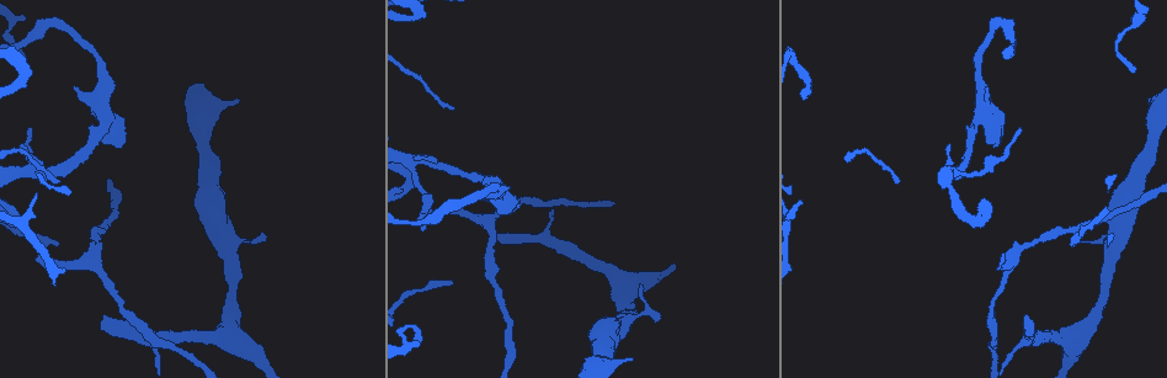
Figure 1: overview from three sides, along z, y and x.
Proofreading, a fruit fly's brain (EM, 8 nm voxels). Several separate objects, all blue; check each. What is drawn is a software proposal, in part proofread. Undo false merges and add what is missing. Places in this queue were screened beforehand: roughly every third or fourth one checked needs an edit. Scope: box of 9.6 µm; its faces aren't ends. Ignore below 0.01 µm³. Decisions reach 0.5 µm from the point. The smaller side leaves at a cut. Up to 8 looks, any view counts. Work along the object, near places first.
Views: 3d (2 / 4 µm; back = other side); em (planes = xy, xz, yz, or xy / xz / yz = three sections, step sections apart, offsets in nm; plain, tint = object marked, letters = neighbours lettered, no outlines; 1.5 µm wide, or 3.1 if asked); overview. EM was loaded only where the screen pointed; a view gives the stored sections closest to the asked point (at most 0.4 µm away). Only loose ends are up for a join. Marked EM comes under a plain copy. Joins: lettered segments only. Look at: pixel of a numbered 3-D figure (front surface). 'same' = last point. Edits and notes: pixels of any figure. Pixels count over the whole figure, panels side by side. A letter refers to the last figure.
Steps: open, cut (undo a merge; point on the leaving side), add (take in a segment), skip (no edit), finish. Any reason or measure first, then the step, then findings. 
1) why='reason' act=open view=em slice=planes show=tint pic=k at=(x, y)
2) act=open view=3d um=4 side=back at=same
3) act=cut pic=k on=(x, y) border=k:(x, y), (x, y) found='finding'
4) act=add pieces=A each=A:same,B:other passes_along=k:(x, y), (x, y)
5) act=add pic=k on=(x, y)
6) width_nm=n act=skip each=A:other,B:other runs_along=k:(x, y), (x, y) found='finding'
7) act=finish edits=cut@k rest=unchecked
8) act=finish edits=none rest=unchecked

why='an open end' act=open view=3d um=2 pic=1 at=(28, 128)

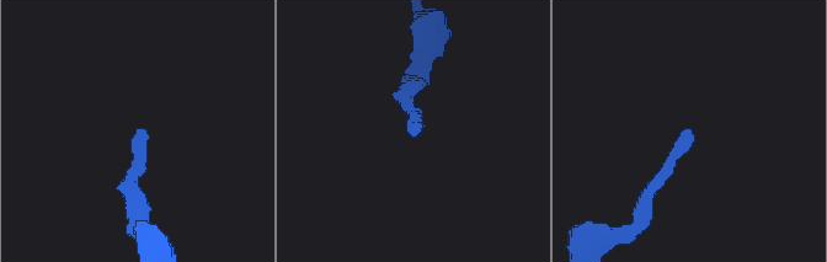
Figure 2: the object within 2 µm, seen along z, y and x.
why='now the EM' act=open view=em slice=planes show=letters pic=2 at=(140, 129)

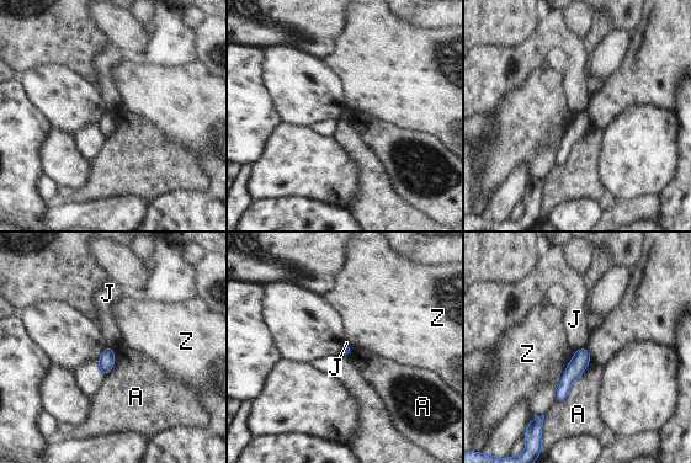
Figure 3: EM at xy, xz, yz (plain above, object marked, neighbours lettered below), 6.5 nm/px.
longest_contact=A:380nm act=skip each=A:other,J:other,Z:other found='no lettered segment goes on from it'

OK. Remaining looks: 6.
why='branch stops here' act=open view=em slice=xy step=8 show=tint pic=1 at=(1003, 254)

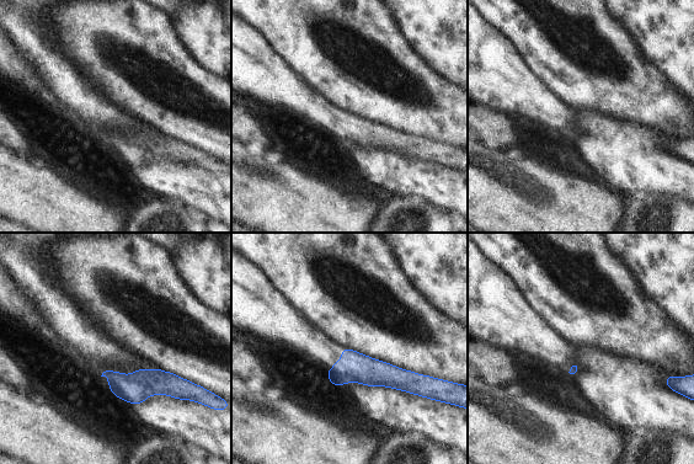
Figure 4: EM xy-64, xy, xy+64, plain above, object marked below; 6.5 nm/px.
why='another direction' act=open view=em slice=planes show=letters at=same

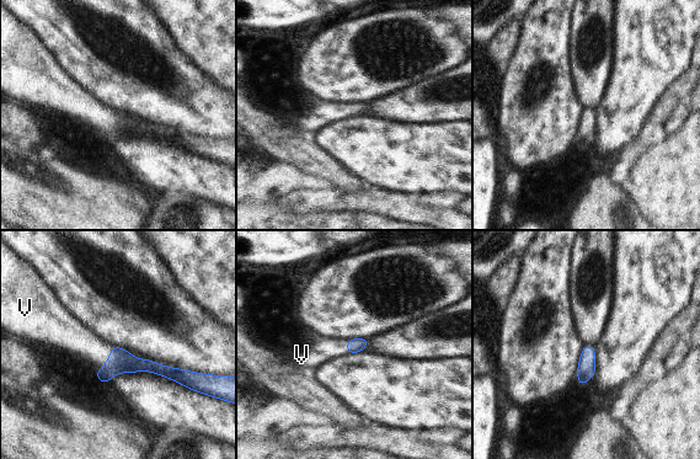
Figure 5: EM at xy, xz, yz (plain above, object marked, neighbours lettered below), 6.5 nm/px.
act=add pieces=V each=V:same passes_along=5:(119, 359), (107, 359), (74, 342) found='it goes on there'

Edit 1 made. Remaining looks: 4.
act=open view=em slice=planes show=letters pic=1 at=(56, 182)

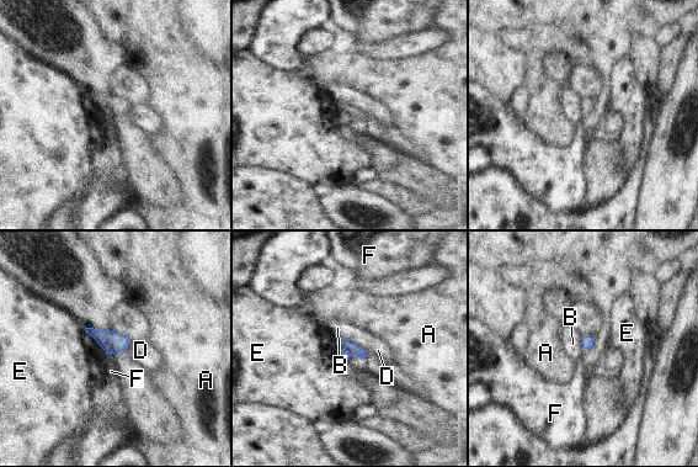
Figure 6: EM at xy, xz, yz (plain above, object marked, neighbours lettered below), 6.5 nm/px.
act=skip each=A:other,B:other,D:other,E:other,F:other border=6:(334, 337), (341, 337), (362, 349) found='none of them fits'

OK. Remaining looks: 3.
why='branch stops here' act=open view=em slice=yz step=4 show=letters pic=1 at=(1148, 101)

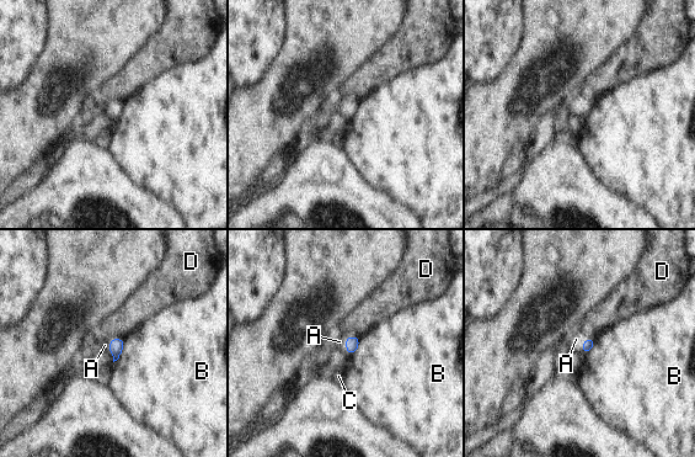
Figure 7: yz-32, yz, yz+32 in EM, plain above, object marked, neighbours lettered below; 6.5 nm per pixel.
act=open view=em slice=planes show=letters at=same

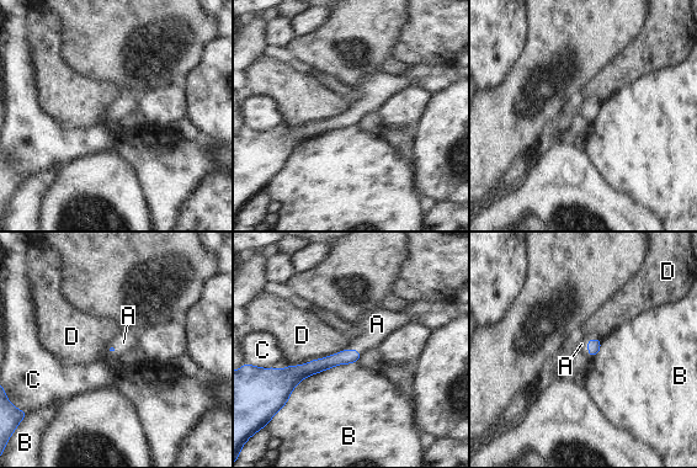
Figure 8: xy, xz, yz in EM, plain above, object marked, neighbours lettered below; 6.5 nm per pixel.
act=add pieces=A each=A:same,B:other,C:other,D:other passes_along=8:(594, 345), (588, 349), (581, 344) found='it goes on there'

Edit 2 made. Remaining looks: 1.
act=finish edits=add@5,add@8 rest=unchecked

